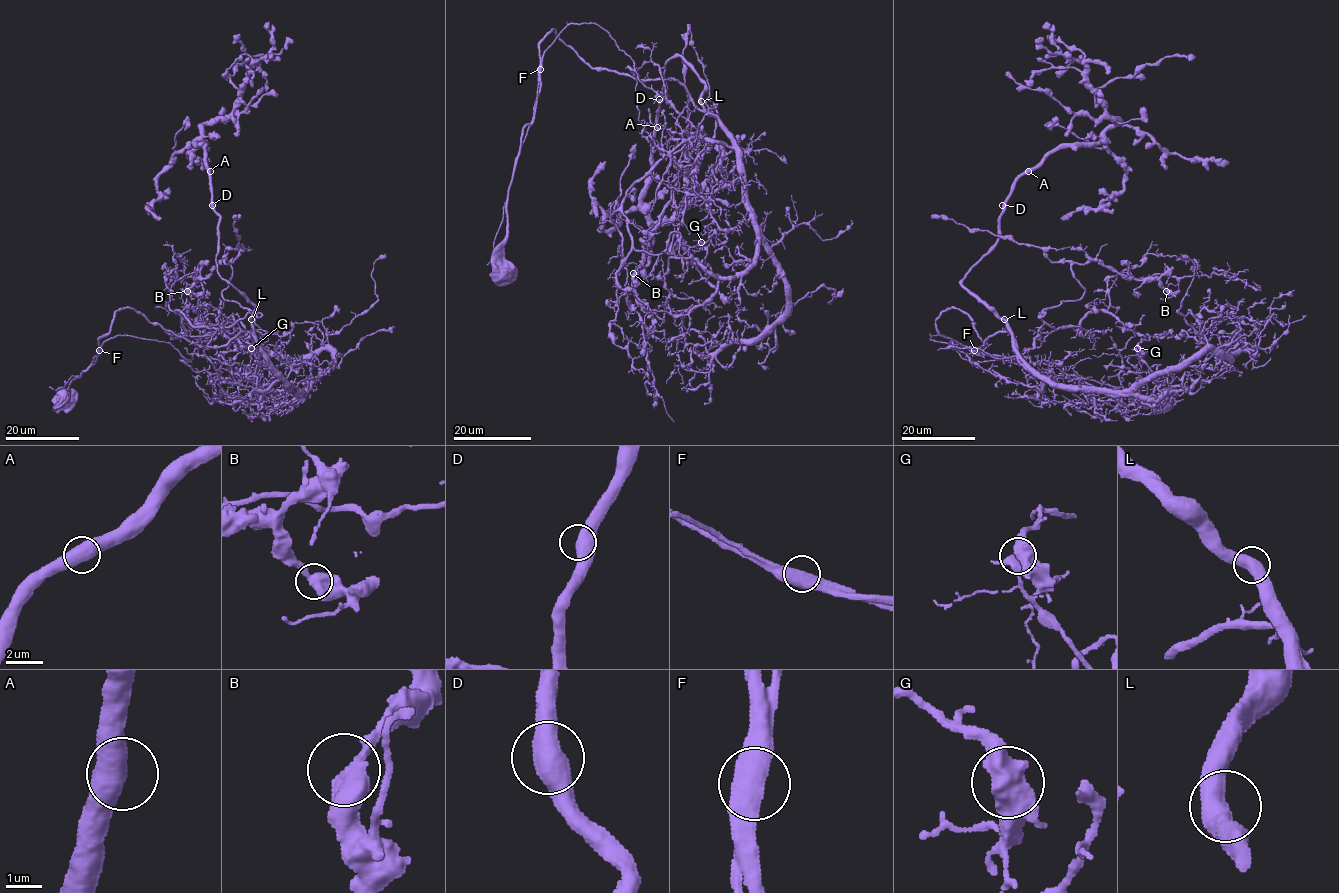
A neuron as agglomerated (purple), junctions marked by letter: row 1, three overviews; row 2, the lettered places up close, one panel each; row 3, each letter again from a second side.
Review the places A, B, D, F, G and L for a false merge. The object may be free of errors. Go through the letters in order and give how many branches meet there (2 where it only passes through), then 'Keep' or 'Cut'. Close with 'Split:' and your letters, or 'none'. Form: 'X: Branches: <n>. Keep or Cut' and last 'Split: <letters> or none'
A: Branches: 2. Keep
B: Branches: 2. Keep
D: Branches: 2. Keep
F: Branches: 2. Cut
G: Branches: 2. Keep
L: Branches: 2. Keep
Split: F

